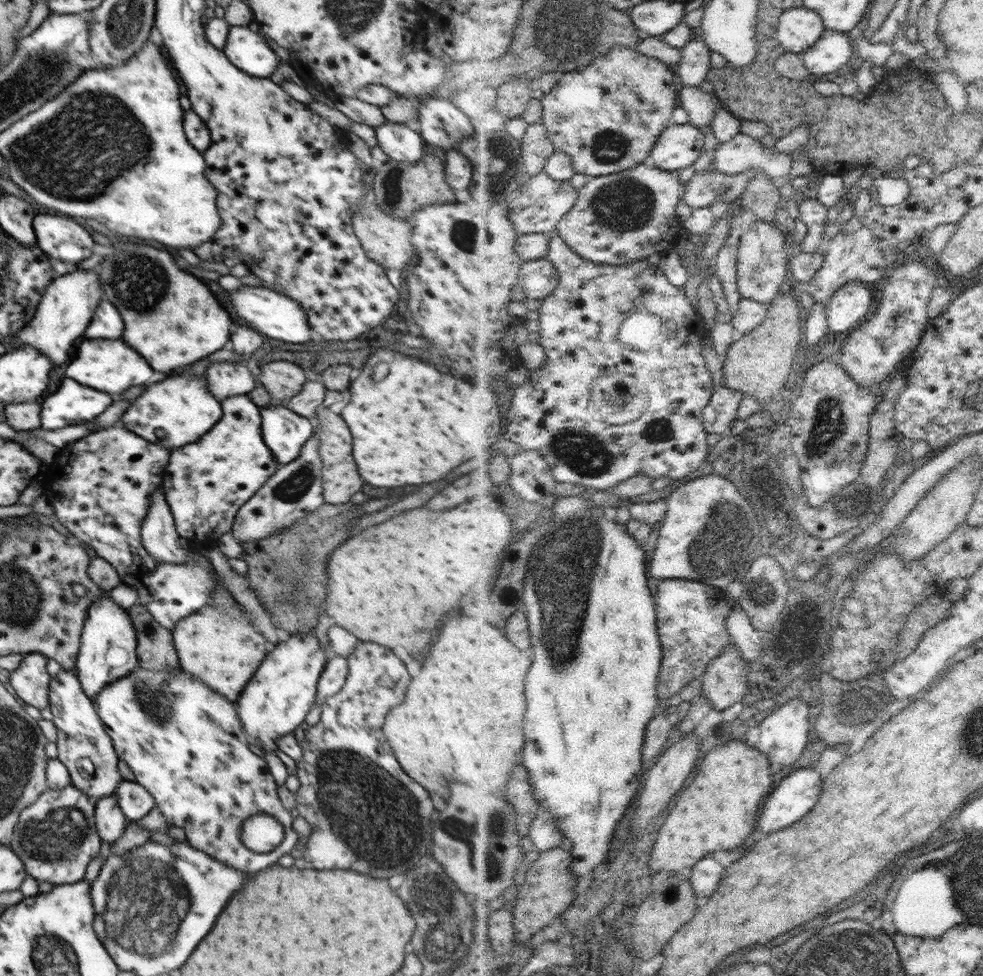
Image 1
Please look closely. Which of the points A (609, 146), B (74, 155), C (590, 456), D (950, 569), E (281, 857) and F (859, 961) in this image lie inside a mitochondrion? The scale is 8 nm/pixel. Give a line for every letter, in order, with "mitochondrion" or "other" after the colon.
A: mitochondrion
B: mitochondrion
C: mitochondrion
D: other
E: other
F: mitochondrion

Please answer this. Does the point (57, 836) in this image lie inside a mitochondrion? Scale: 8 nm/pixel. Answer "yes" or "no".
yes

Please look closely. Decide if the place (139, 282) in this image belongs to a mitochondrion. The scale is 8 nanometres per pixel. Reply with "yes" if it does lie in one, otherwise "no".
yes

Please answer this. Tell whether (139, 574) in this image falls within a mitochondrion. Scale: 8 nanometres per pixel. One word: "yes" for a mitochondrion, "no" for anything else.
no

